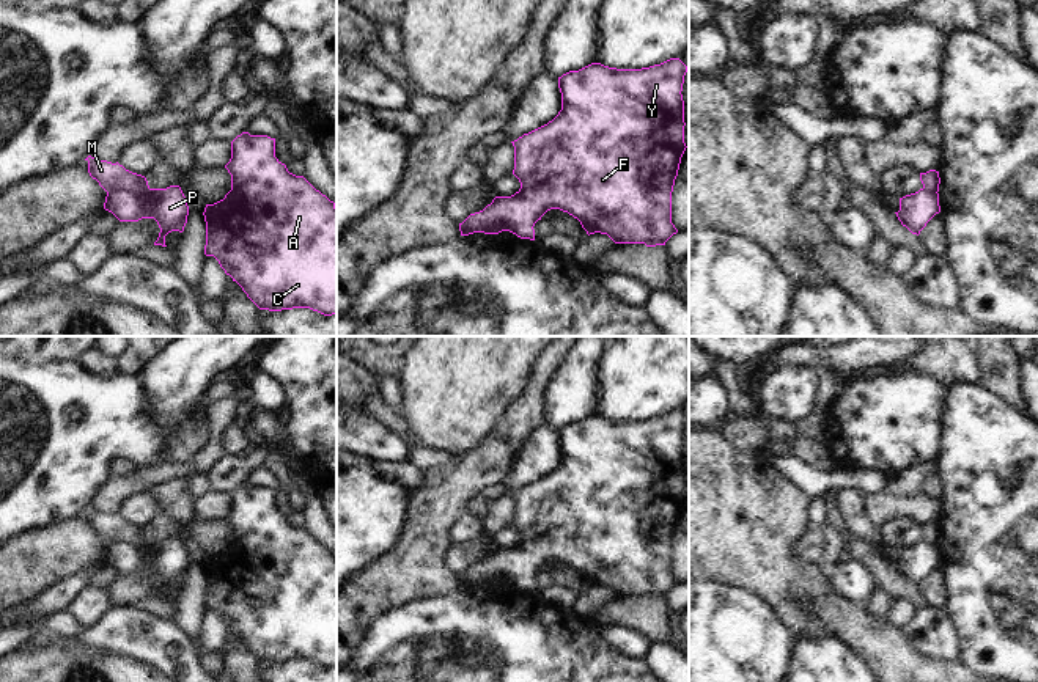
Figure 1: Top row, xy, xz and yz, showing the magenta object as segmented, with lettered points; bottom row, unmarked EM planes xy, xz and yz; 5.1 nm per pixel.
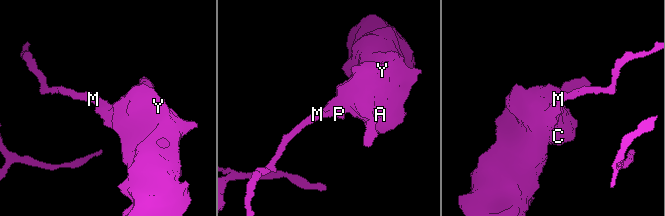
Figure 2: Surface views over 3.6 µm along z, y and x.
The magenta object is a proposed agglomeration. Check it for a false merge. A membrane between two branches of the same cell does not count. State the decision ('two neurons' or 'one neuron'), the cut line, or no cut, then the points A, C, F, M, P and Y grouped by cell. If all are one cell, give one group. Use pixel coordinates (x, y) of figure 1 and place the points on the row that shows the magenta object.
two neurons; cut xz (461, 223), (480, 231), (493, 220), (502, 230); groups A C F P Y / M

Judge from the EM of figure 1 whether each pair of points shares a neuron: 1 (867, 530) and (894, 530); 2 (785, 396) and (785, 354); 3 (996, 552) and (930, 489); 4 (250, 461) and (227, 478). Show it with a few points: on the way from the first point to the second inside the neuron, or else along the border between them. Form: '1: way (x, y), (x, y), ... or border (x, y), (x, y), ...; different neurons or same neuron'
1: border (879, 528), (886, 546); different neurons
2: border (779, 365), (815, 368); different neurons
3: border (936, 472), (941, 480), (942, 498); different neurons
4: way (244, 465), (233, 472); same neuron

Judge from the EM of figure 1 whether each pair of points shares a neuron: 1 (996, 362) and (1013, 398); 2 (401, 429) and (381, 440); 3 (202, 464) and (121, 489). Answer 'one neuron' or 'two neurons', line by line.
1: one neuron
2: two neurons
3: one neuron

